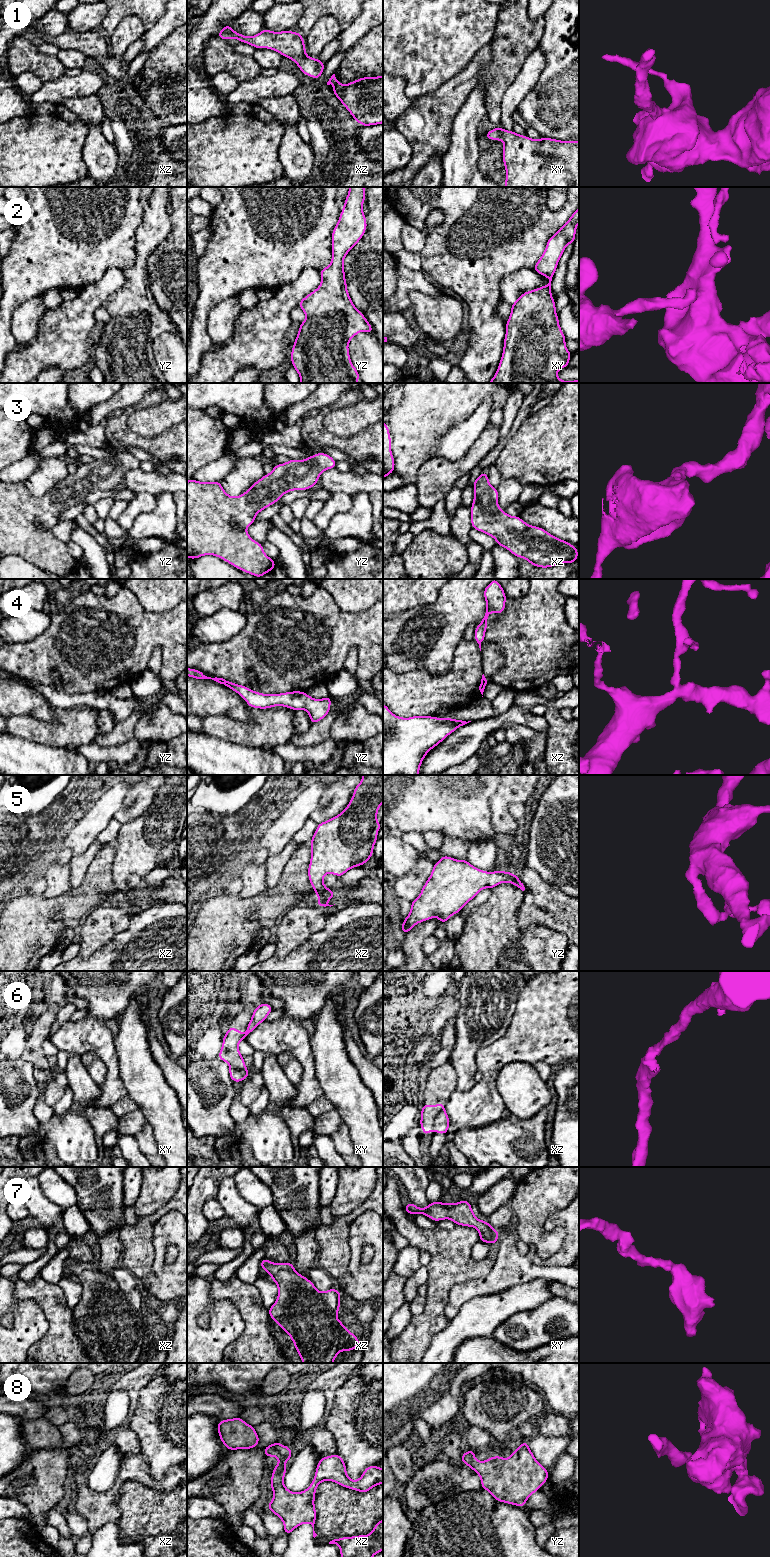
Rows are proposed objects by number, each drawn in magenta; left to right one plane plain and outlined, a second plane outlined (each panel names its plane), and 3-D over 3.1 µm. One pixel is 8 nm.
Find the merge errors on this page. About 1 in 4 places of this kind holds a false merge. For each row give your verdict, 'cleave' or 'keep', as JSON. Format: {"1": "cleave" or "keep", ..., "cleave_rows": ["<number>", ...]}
{"1": "keep", "2": "keep", "3": "keep", "4": "keep", "5": "keep", "6": "cleave", "7": "keep", "8": "keep", "cleave_rows": ["6"]}

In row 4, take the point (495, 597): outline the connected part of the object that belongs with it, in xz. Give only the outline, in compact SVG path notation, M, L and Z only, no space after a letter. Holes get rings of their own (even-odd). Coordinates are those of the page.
M493 579L490 584L488 584L483 592L484 598L486 600L486 613L482 621L475 628L474 639L479 644L481 651L481 643L485 640L485 632L487 628L487 619L491 612L495 614L501 614L505 610L506 594L500 585L500 583Z

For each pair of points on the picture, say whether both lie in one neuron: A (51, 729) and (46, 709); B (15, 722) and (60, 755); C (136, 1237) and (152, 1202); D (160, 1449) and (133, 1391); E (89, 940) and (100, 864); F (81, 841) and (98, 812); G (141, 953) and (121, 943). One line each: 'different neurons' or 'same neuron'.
A: different neurons
B: different neurons
C: different neurons
D: different neurons
E: different neurons
F: same neuron
G: same neuron

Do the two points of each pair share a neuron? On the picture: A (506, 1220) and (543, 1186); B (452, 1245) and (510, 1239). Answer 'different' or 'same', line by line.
A: different
B: different

